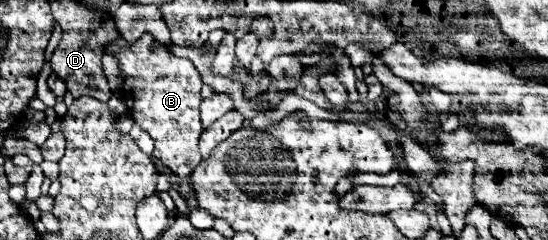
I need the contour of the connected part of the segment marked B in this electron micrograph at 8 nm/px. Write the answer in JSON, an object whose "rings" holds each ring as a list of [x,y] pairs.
{"rings":[[[119,34],[111,44],[107,44],[105,56],[113,56],[117,60],[117,64],[119,64],[119,72],[121,72],[121,80],[123,80],[123,90],[121,92],[123,92],[123,100],[125,100],[125,104],[129,108],[131,118],[145,132],[149,132],[149,136],[155,140],[153,158],[157,158],[173,174],[177,174],[181,178],[187,178],[193,172],[195,164],[201,162],[201,154],[199,154],[197,144],[199,144],[199,136],[203,132],[201,120],[199,120],[201,76],[199,76],[197,68],[193,66],[193,62],[187,60],[187,58],[177,58],[161,42],[157,42],[151,34],[143,34],[135,42],[127,42]]]}

